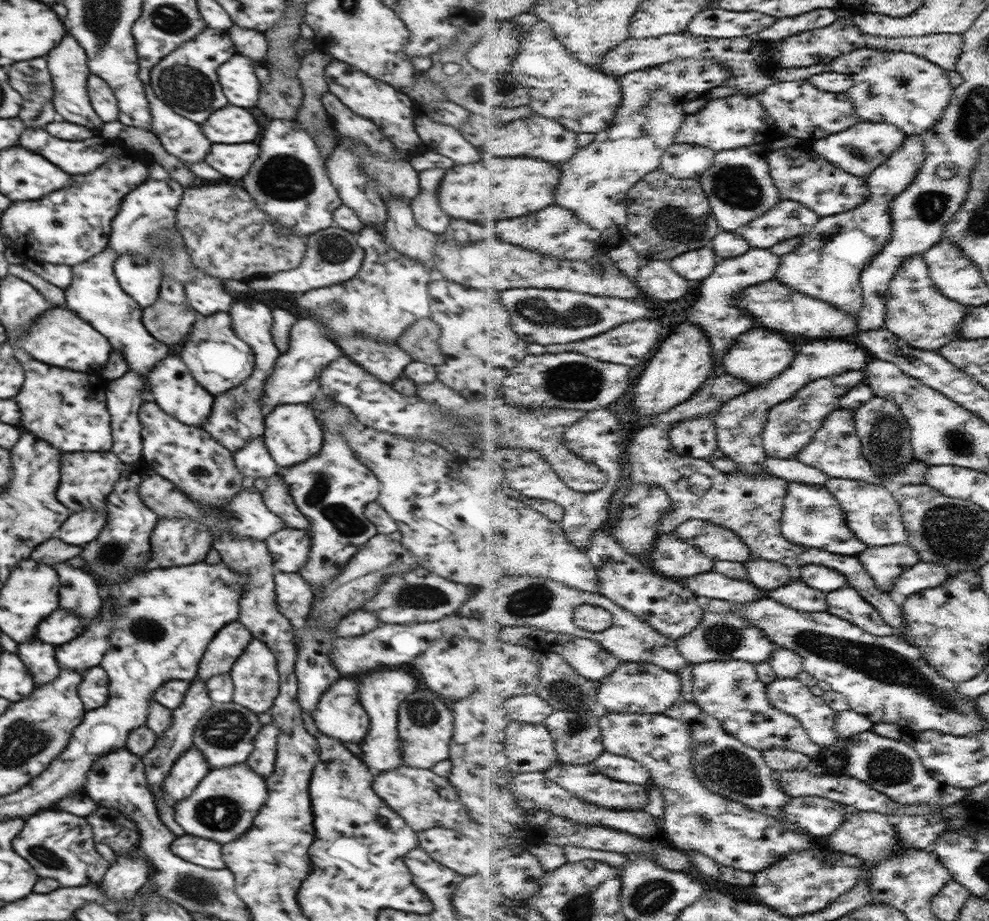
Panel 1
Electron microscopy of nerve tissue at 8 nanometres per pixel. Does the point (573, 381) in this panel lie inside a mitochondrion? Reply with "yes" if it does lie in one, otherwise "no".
yes

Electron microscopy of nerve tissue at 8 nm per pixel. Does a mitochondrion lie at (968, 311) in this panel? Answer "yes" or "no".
no

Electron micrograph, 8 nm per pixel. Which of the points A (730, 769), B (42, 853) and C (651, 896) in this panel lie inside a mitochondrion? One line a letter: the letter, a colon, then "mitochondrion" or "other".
A: mitochondrion
B: mitochondrion
C: mitochondrion

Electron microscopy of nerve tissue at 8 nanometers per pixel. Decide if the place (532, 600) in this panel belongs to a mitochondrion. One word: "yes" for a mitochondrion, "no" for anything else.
yes

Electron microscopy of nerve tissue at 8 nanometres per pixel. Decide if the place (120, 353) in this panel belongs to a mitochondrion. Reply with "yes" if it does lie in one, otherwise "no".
no

